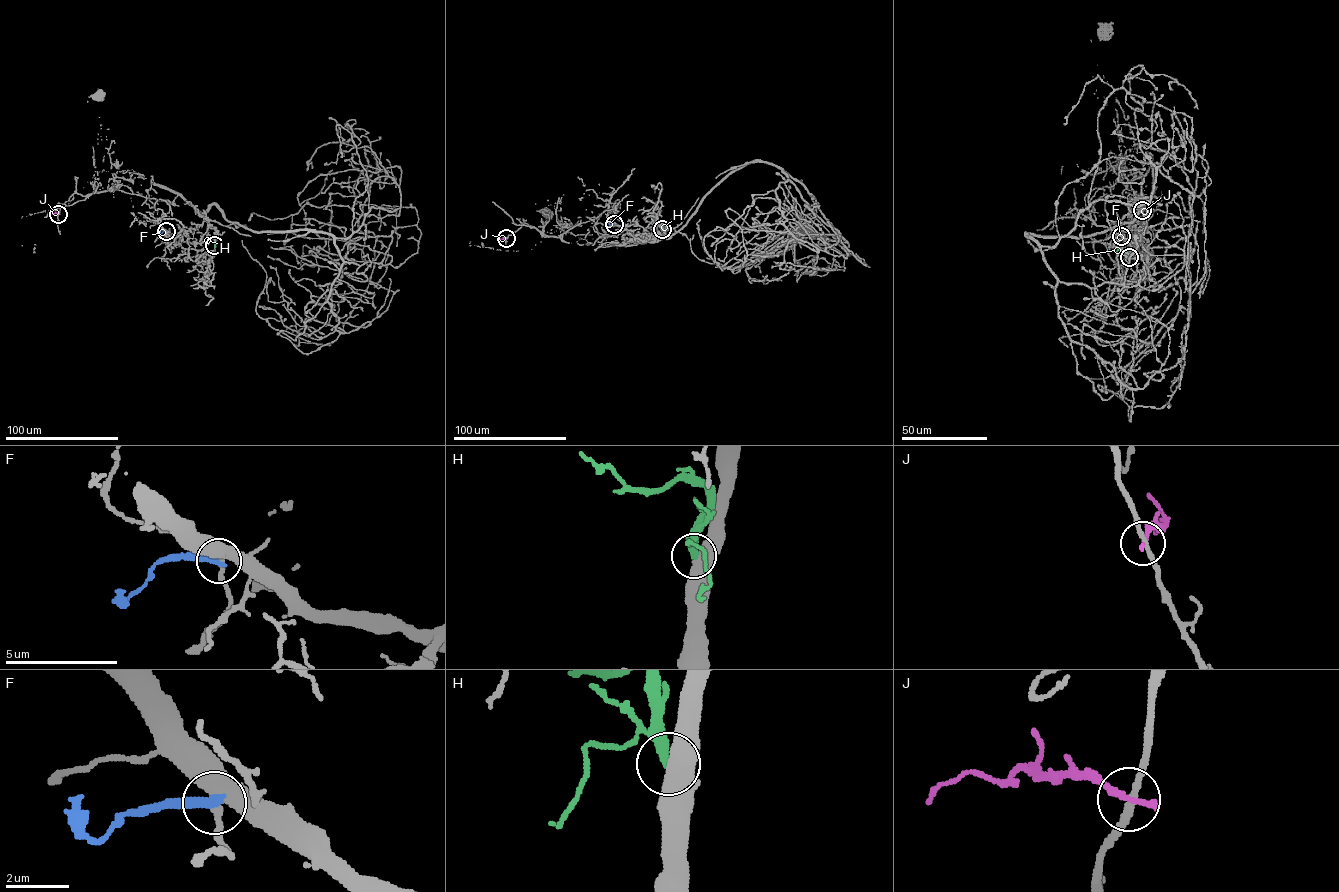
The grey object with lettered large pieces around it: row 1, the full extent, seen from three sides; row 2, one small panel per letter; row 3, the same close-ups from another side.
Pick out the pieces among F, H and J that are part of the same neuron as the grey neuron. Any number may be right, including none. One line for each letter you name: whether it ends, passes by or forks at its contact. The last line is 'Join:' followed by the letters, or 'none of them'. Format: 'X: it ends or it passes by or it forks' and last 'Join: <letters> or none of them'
H: it ends
Join: H

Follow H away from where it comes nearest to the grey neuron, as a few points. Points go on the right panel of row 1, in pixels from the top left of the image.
H: (1129, 257), (1127, 251), (1116, 251)

